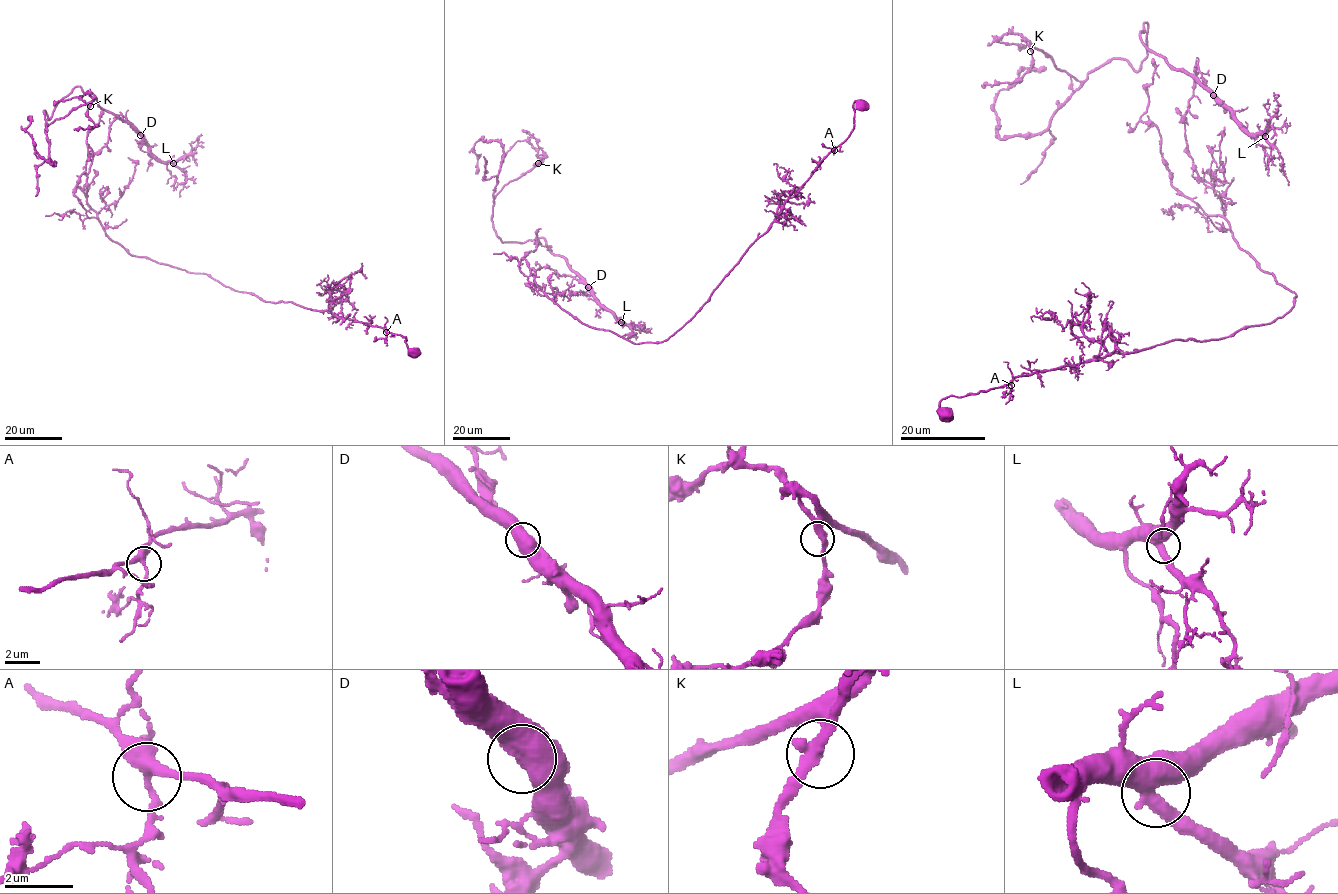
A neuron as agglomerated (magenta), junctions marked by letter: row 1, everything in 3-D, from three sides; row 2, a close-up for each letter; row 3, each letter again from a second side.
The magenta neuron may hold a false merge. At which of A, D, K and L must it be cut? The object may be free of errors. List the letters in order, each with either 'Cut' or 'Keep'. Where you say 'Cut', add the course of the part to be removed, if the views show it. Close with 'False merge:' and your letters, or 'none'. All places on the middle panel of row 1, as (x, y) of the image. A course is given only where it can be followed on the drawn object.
A: Keep
D: Cut. Course of the part to remove: (588, 287), (543, 239), (503, 242), (497, 235), (492, 216), (499, 143), (475, 143), (476, 174)
K: Keep
L: Keep
False merge: D

